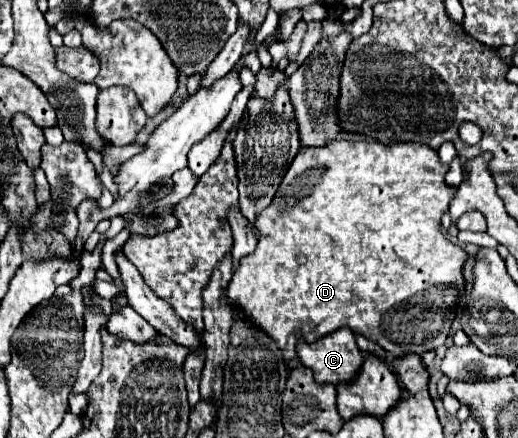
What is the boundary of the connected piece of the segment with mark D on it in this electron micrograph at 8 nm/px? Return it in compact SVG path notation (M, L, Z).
M333 141L323 147L305 147L299 155L293 159L283 183L279 185L279 191L273 199L273 203L257 217L257 227L261 231L257 249L241 259L239 271L233 275L231 283L227 285L227 297L229 303L239 303L245 311L245 315L265 329L283 349L285 361L289 363L295 359L295 345L297 339L303 335L307 341L315 341L339 327L351 327L355 333L365 335L371 341L377 341L385 351L389 351L395 357L401 357L405 353L425 353L435 351L441 347L451 331L451 323L457 313L457 299L465 295L465 279L463 279L463 265L467 261L467 253L445 239L441 231L441 217L449 209L451 199L457 193L457 187L451 187L445 183L445 175L449 171L449 165L439 163L439 155L435 149L423 145L423 143L379 143L379 141Z

